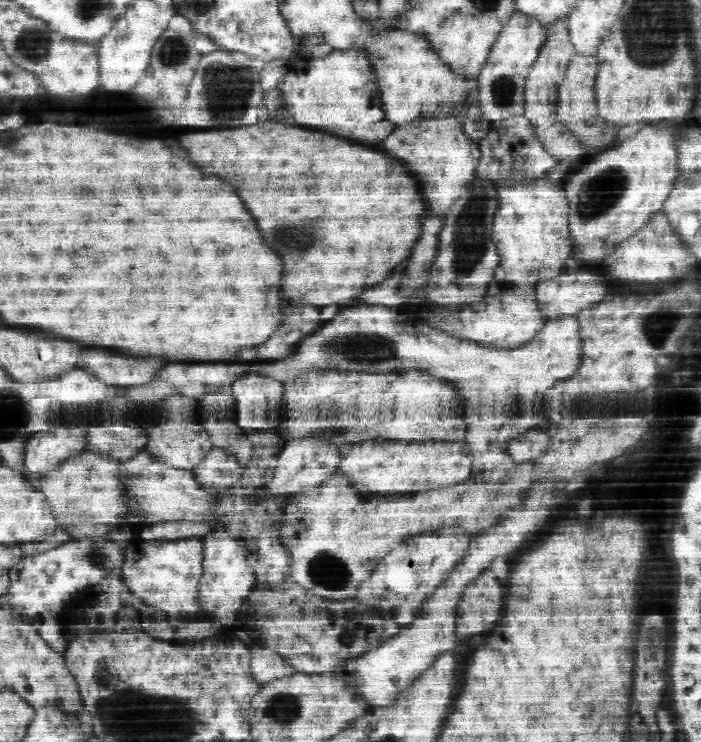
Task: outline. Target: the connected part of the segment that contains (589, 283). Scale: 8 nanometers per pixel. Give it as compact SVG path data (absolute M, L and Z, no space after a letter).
M572 270L559 274L552 280L535 284L536 288L533 289L536 290L534 303L546 320L577 316L582 308L606 300L606 286L594 272Z

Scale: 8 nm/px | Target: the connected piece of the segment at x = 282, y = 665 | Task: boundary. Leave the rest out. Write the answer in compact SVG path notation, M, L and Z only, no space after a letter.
M254 648L252 650L252 676L256 682L264 686L270 680L286 678L296 674L296 668L290 666L280 654L268 648Z

